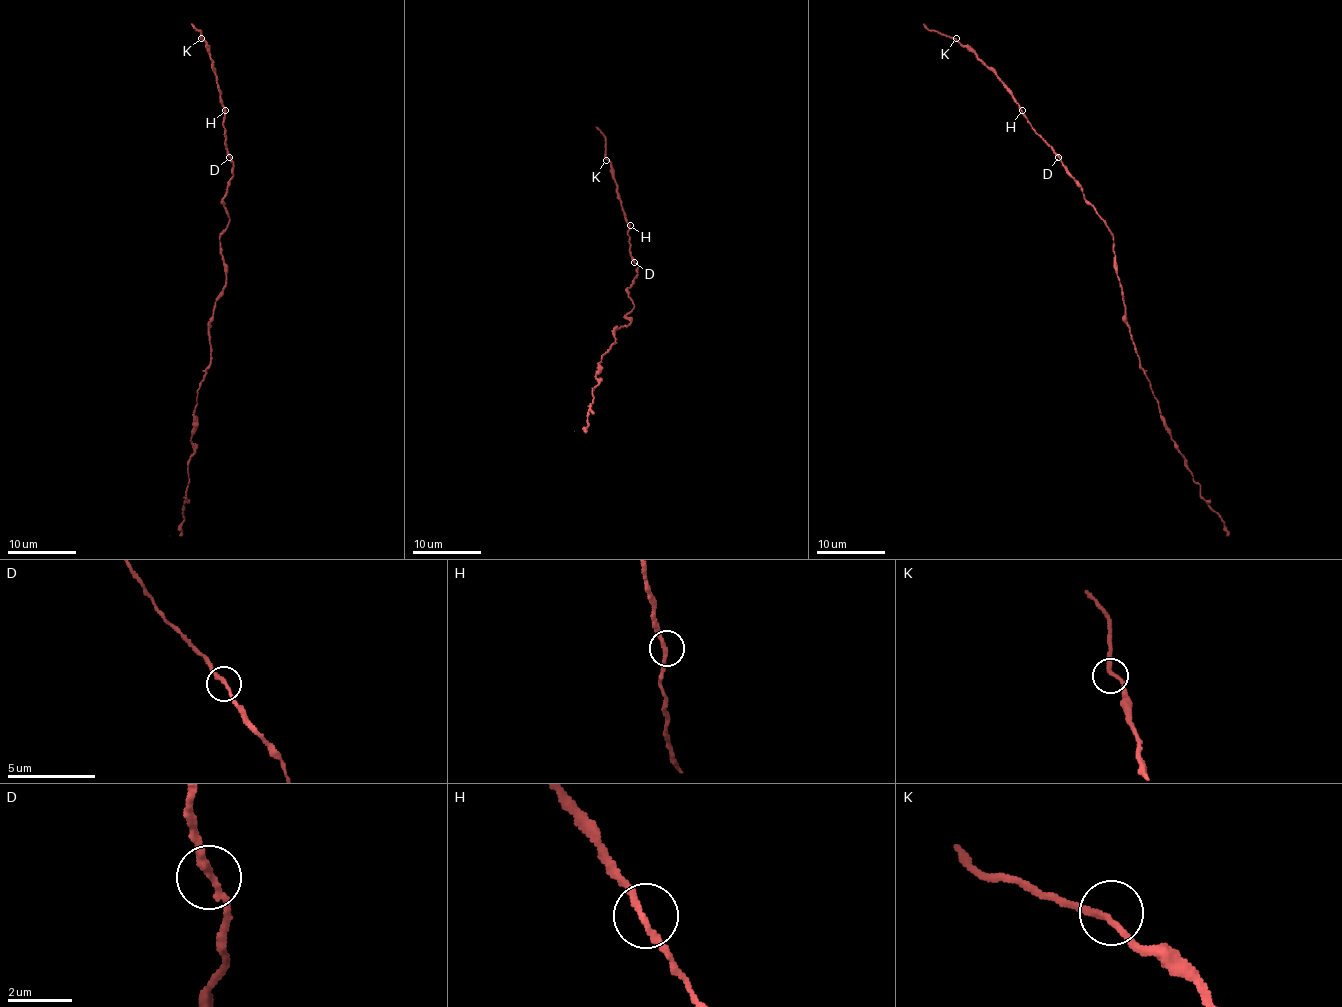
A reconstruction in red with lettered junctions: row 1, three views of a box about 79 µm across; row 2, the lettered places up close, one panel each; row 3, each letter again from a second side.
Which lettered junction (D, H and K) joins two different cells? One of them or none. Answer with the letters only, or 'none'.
none

